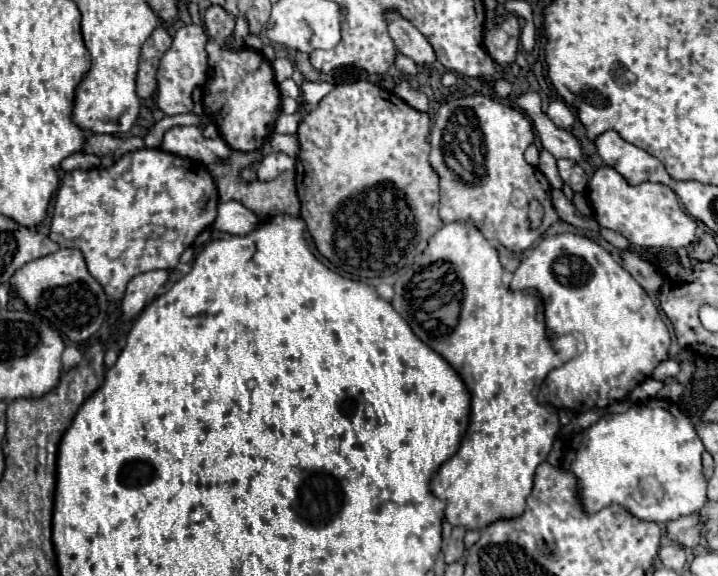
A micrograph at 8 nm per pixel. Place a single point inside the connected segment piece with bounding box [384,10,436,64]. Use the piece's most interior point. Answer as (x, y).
(408, 40)

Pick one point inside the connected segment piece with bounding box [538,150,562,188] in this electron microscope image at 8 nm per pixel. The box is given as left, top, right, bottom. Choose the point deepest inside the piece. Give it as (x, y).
(547, 166)

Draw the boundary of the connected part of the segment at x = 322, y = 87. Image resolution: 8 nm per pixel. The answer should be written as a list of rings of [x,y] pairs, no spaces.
[[[304,82],[302,84],[302,96],[306,100],[306,110],[314,110],[318,106],[318,100],[322,100],[334,86],[328,82]]]

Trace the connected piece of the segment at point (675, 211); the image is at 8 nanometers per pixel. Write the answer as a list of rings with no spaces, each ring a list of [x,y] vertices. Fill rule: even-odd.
[[[602,166],[594,172],[590,184],[588,184],[588,198],[596,210],[596,220],[602,228],[610,228],[614,232],[624,234],[632,244],[640,246],[640,248],[672,248],[672,250],[680,250],[686,248],[690,242],[694,242],[696,238],[696,220],[692,216],[686,214],[684,206],[680,204],[680,198],[674,194],[672,188],[664,186],[664,184],[654,184],[654,182],[642,182],[642,184],[628,184],[626,178],[616,172],[610,166]]]

